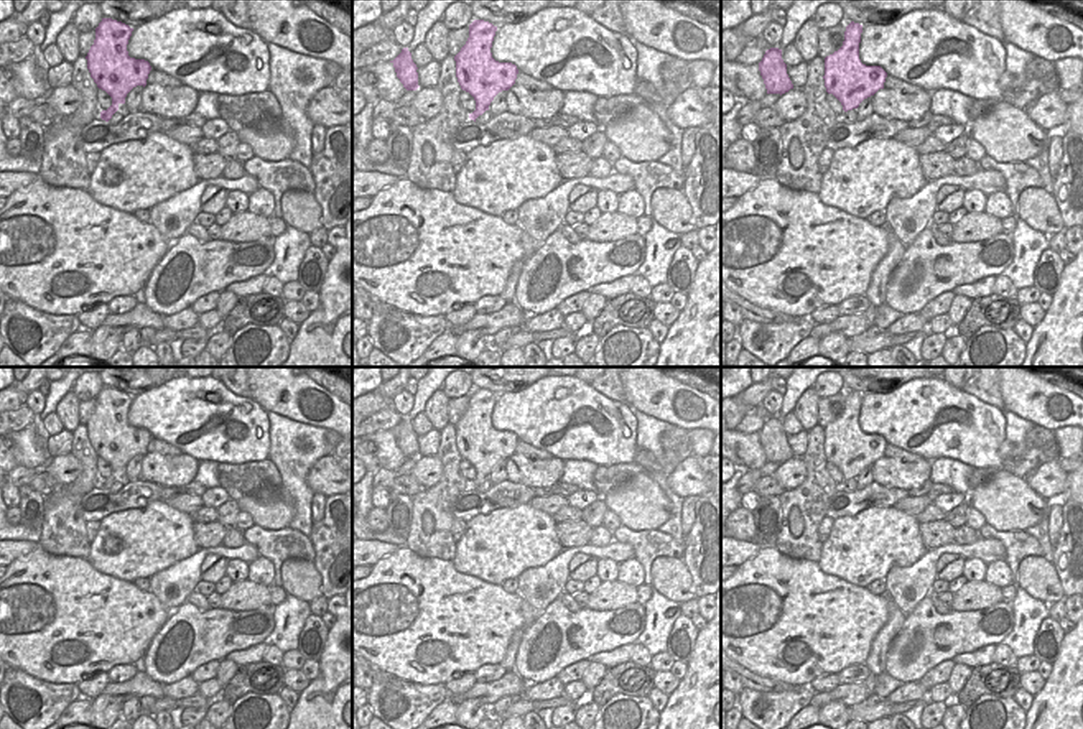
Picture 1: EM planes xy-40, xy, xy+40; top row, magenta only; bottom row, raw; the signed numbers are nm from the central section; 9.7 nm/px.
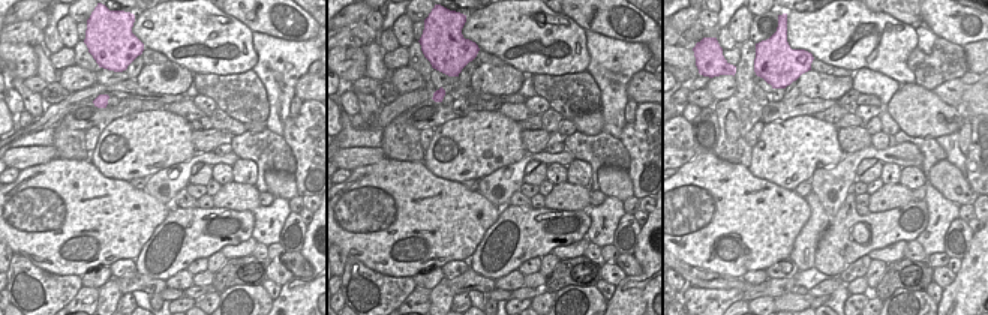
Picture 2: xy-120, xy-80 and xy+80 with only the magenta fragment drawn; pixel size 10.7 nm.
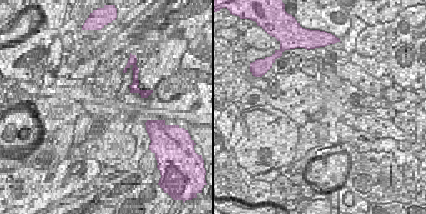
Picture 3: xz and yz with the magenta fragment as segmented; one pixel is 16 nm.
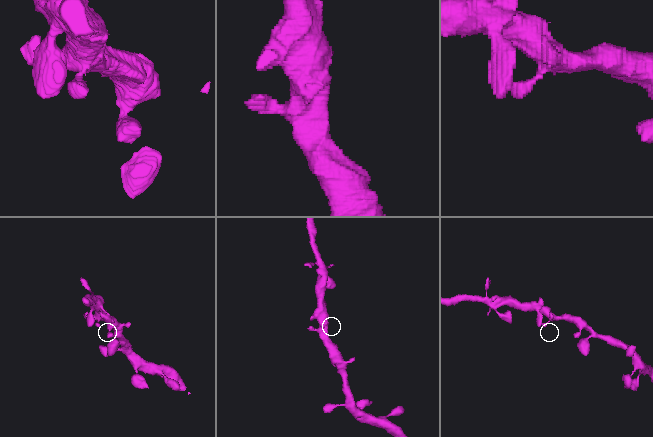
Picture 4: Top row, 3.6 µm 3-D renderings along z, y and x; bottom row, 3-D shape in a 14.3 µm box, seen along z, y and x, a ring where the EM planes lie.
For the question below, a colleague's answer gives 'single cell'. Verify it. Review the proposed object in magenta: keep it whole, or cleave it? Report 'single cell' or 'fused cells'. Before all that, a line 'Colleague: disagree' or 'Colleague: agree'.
Colleague: agree
single cell

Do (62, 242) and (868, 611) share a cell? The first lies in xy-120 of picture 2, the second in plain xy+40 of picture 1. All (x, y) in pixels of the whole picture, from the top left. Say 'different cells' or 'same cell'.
same cell

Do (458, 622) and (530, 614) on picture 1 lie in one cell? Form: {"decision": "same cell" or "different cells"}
{"decision": "different cells"}

